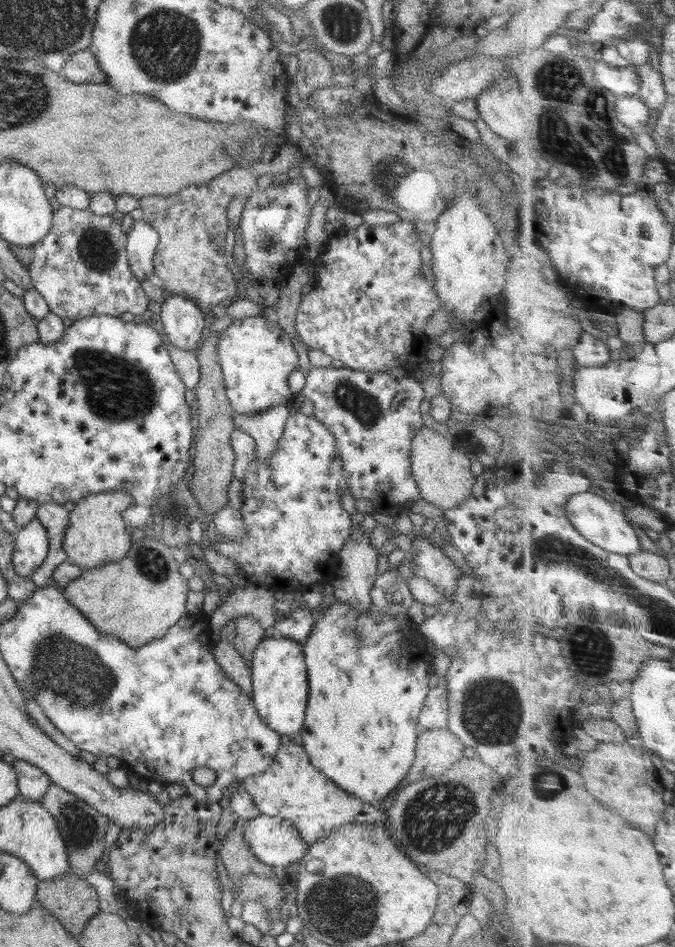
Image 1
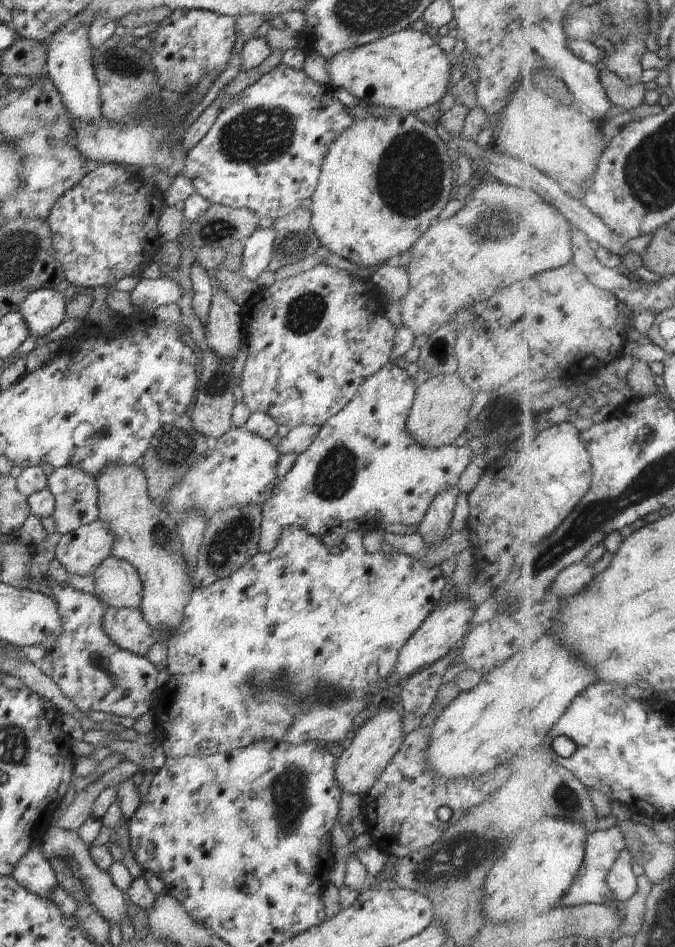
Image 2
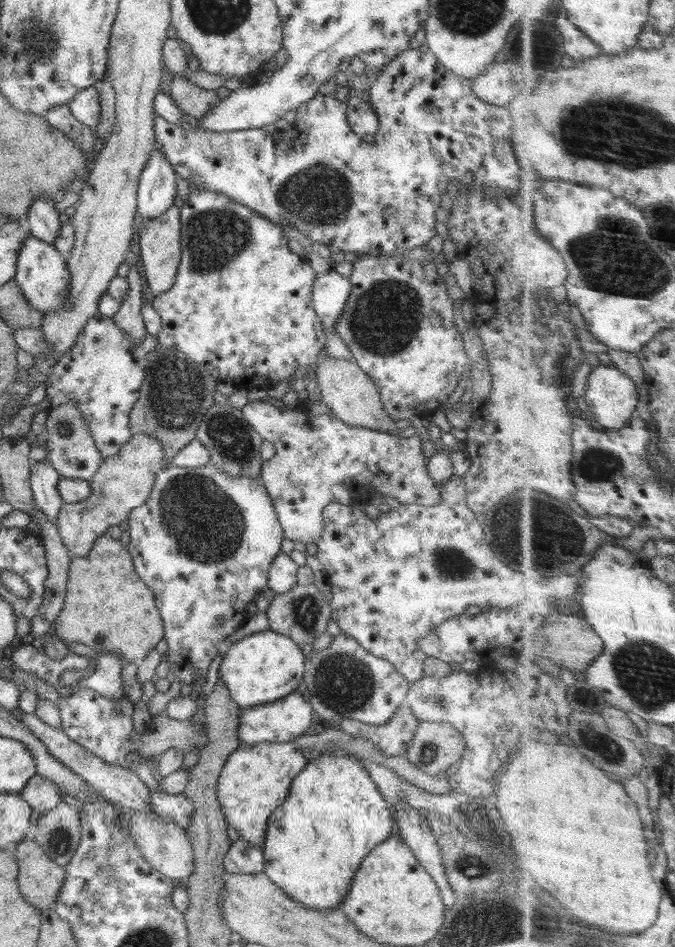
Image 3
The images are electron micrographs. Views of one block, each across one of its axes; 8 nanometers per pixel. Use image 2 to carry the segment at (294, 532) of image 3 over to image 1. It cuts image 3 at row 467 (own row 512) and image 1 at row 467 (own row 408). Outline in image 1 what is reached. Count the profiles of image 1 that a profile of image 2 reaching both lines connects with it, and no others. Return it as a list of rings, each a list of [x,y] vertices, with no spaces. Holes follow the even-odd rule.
[[[329,364],[321,367],[311,365],[307,373],[305,387],[300,394],[315,406],[315,419],[324,423],[334,435],[342,468],[347,474],[347,491],[356,500],[371,500],[376,513],[387,515],[400,513],[413,502],[418,502],[421,494],[411,471],[411,446],[414,435],[424,427],[420,404],[425,393],[421,383],[411,376],[397,378],[385,372],[365,373],[346,367],[334,368]]]

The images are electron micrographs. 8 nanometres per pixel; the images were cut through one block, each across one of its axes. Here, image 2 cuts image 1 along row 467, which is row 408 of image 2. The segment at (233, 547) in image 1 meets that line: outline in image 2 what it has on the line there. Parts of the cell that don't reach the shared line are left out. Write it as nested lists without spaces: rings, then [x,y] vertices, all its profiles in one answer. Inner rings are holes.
[[[320,264],[290,278],[277,280],[270,287],[262,287],[258,295],[252,297],[246,304],[246,307],[242,308],[242,320],[244,322],[243,344],[246,347],[247,354],[245,364],[239,366],[238,369],[238,377],[240,379],[237,387],[238,400],[244,403],[244,406],[251,413],[262,412],[262,414],[268,414],[280,426],[289,426],[293,429],[300,425],[323,425],[328,418],[338,414],[358,394],[358,390],[364,384],[364,380],[374,376],[376,372],[390,361],[396,330],[394,325],[386,318],[384,306],[380,302],[382,302],[380,300],[380,290],[374,284],[370,284],[370,280],[368,282],[358,280],[352,274],[348,274],[346,269],[338,269],[326,264]]]

